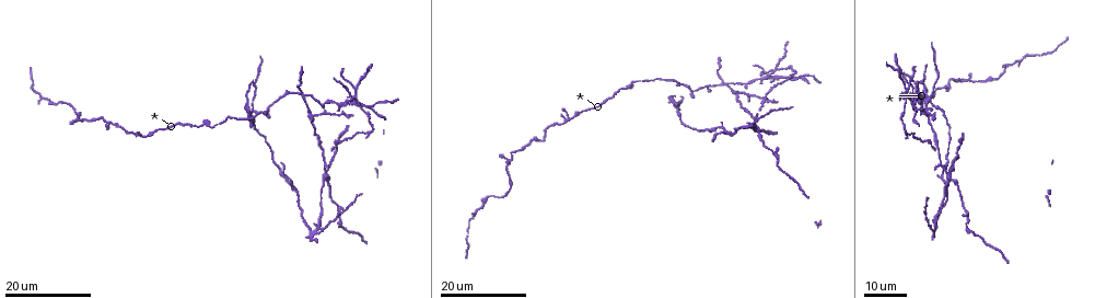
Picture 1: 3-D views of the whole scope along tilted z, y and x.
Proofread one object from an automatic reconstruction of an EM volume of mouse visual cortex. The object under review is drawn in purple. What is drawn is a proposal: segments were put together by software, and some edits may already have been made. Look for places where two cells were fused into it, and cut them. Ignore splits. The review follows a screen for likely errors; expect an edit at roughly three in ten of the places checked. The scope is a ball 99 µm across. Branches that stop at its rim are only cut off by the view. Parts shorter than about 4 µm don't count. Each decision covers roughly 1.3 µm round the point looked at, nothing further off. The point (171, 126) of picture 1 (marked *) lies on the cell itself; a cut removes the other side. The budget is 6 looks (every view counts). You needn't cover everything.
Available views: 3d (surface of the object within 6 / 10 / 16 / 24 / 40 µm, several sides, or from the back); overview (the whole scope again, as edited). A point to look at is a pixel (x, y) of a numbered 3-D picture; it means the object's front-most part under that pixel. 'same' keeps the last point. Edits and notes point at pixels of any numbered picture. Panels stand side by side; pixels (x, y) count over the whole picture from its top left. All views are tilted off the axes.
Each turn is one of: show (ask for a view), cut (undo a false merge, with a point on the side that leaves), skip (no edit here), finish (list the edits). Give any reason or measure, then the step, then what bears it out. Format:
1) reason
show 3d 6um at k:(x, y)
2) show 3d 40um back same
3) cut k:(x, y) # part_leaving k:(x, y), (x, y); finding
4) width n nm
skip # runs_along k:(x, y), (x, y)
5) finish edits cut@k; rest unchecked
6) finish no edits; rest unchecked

sudden change in width
show 3d 16um at 1:(325, 105)

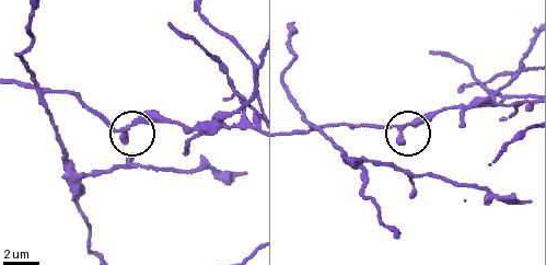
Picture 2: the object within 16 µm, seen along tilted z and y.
show 3d 6um at 2:(124, 127)

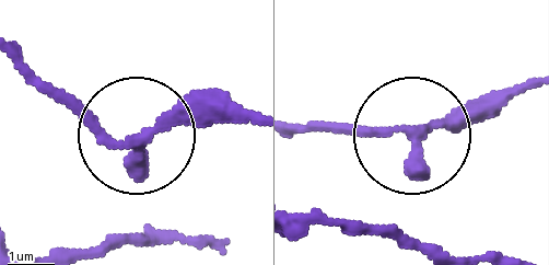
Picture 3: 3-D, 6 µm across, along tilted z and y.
skip # runs_along 3:(300, 130), (422, 137), (497, 110); one cell here

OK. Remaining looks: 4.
show 3d 16um at 1:(710, 84)

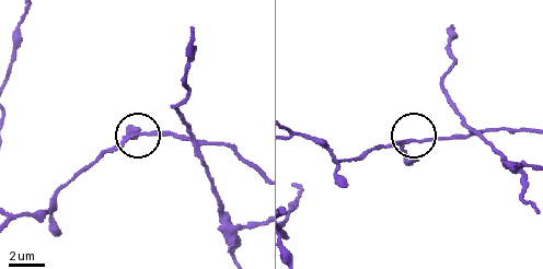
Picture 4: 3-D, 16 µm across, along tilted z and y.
show 3d 6um at 4:(408, 143)

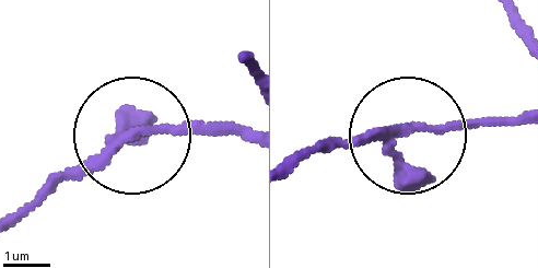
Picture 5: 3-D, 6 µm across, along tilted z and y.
skip # runs_along 5:(289, 171), (354, 141), (527, 119); continuous, no second cell

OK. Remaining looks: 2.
show 3d 24um at 1:(77, 119)

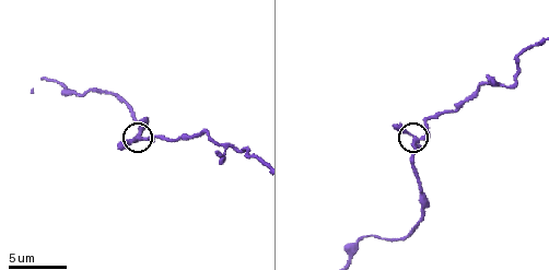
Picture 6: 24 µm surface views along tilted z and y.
show 3d 10um at 6:(415, 137)

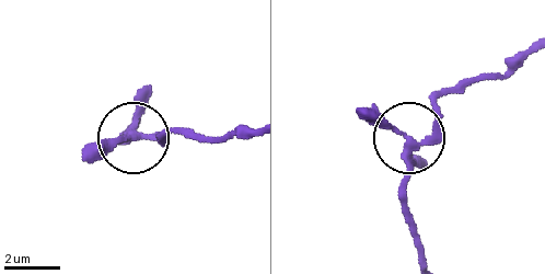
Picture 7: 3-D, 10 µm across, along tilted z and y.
width 220 nm
skip # runs_along 7:(524, 48), (441, 94), (427, 135), (398, 133), (360, 110); one cell here

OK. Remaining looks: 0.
finish no edits; rest unchecked

